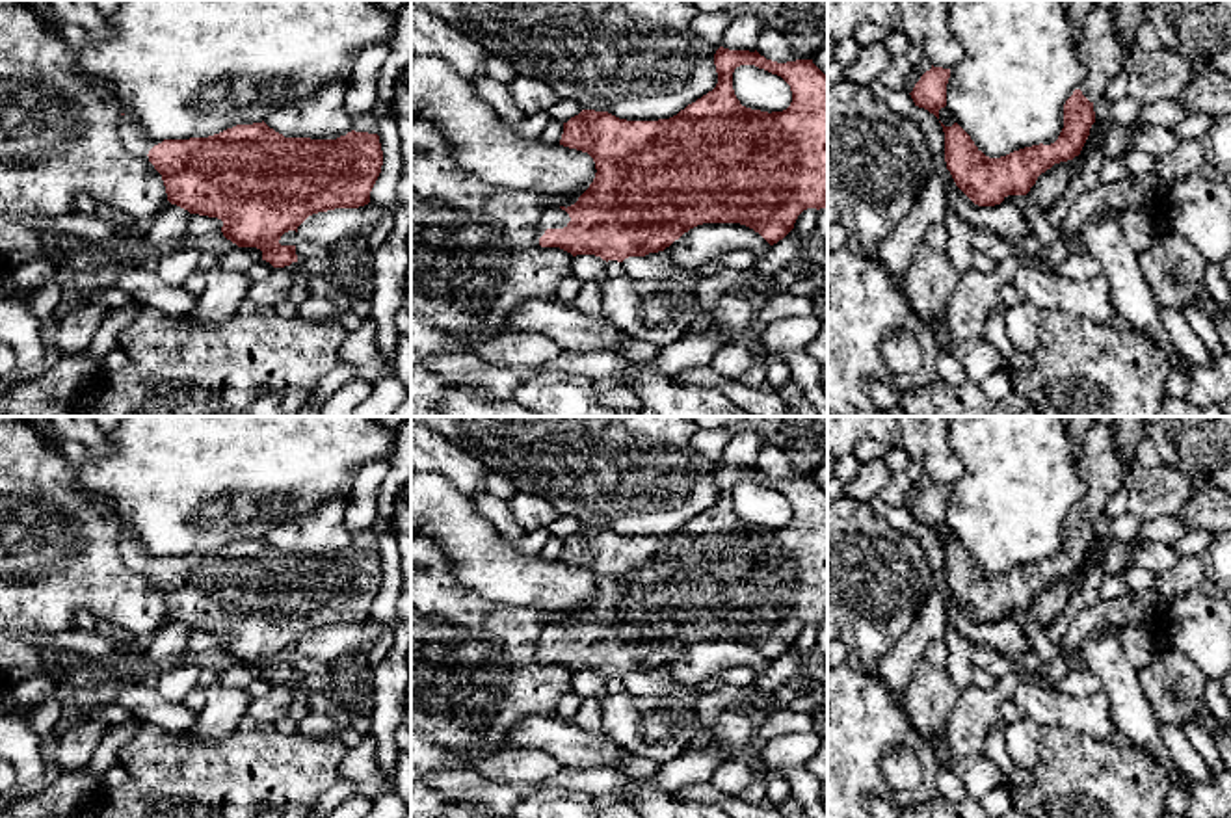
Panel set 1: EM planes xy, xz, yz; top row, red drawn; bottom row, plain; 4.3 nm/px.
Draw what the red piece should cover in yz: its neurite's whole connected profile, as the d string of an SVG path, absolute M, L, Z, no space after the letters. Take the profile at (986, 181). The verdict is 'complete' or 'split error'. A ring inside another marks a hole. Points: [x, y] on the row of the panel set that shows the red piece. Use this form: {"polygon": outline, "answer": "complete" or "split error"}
{"polygon": "M1099 0L1075 33L1075 52L1086 78L1064 104L1064 128L1039 145L1000 158L986 156L971 136L954 123L943 126L945 162L956 186L978 206L1000 204L1008 195L1026 195L1038 177L1054 164L1080 154L1095 123L1093 104L1125 65L1125 45L1110 13L1112 0Z", "answer": "split error"}

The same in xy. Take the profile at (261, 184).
{"polygon": "M119 117L119 138L125 149L149 160L162 175L167 201L190 214L218 218L223 221L221 232L238 247L257 247L262 260L273 268L298 262L296 245L281 245L285 232L296 231L312 214L335 208L359 208L370 203L370 191L381 173L383 151L377 134L348 132L337 139L285 138L264 121L236 125L208 138L190 139L149 139L132 117Z", "answer": "split error"}

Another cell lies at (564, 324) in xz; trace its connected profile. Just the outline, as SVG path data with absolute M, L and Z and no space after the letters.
M558 299L521 303L508 316L506 327L515 333L543 335L573 351L616 353L630 338L604 316L586 316Z

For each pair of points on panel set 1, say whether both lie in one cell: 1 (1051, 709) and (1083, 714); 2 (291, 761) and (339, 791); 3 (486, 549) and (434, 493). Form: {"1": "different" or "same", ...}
{"1": "same", "2": "different", "3": "same"}

